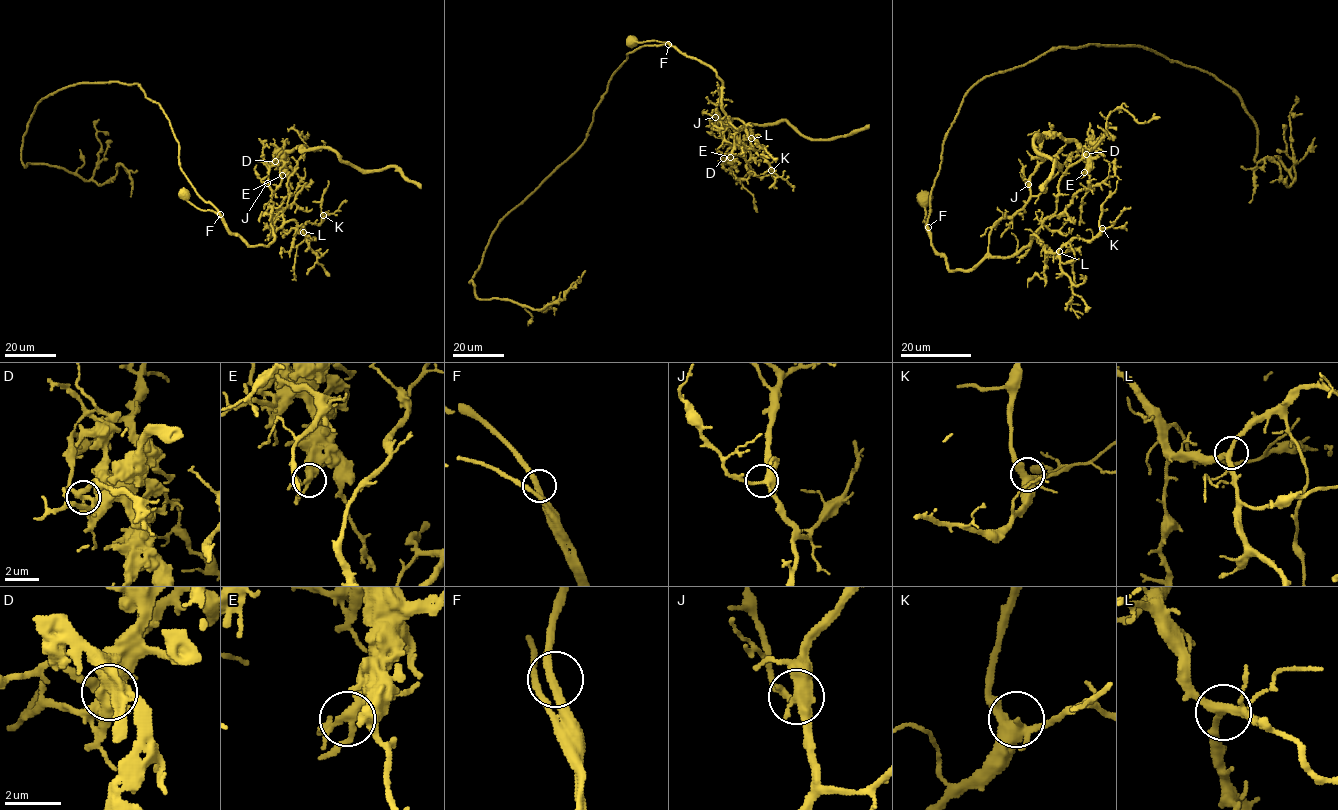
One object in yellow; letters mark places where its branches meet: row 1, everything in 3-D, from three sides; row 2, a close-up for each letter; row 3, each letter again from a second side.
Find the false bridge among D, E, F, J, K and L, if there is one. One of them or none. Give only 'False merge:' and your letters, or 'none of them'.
False merge: D

